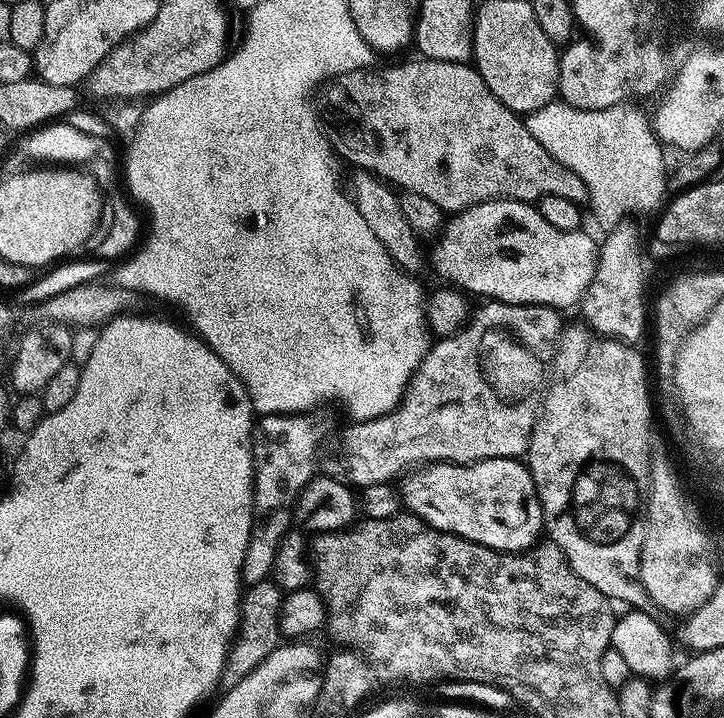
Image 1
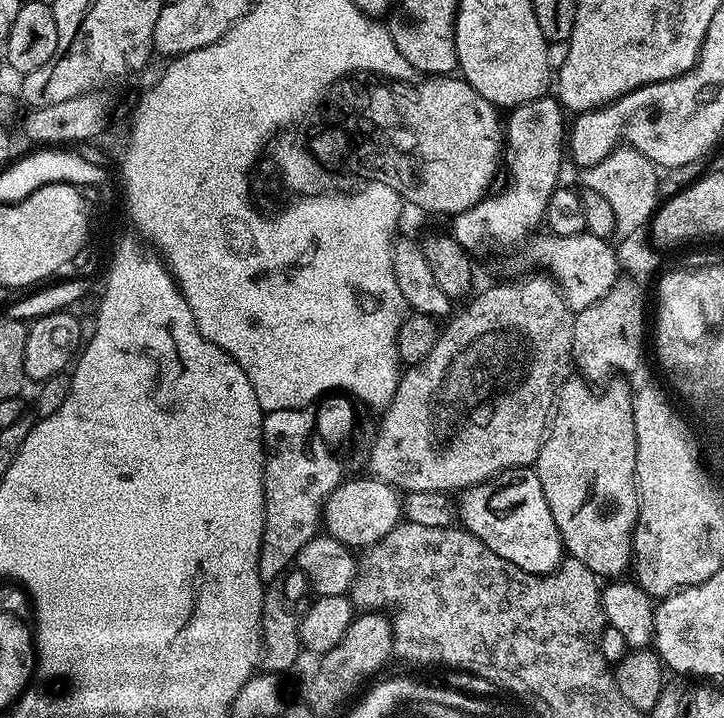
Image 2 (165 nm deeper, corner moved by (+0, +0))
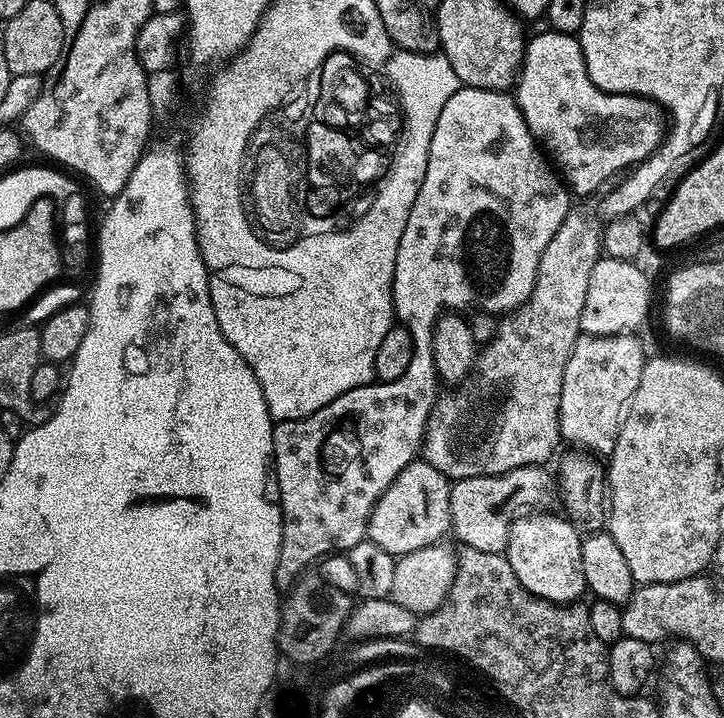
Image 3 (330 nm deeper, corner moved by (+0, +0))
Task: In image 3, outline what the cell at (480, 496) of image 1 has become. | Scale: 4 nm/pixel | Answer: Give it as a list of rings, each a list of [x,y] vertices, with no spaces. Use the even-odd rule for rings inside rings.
[[[540,510],[513,523],[506,549],[510,570],[514,570],[518,582],[522,582],[530,594],[555,604],[575,604],[586,592],[582,574],[582,536],[571,520],[550,513]]]

